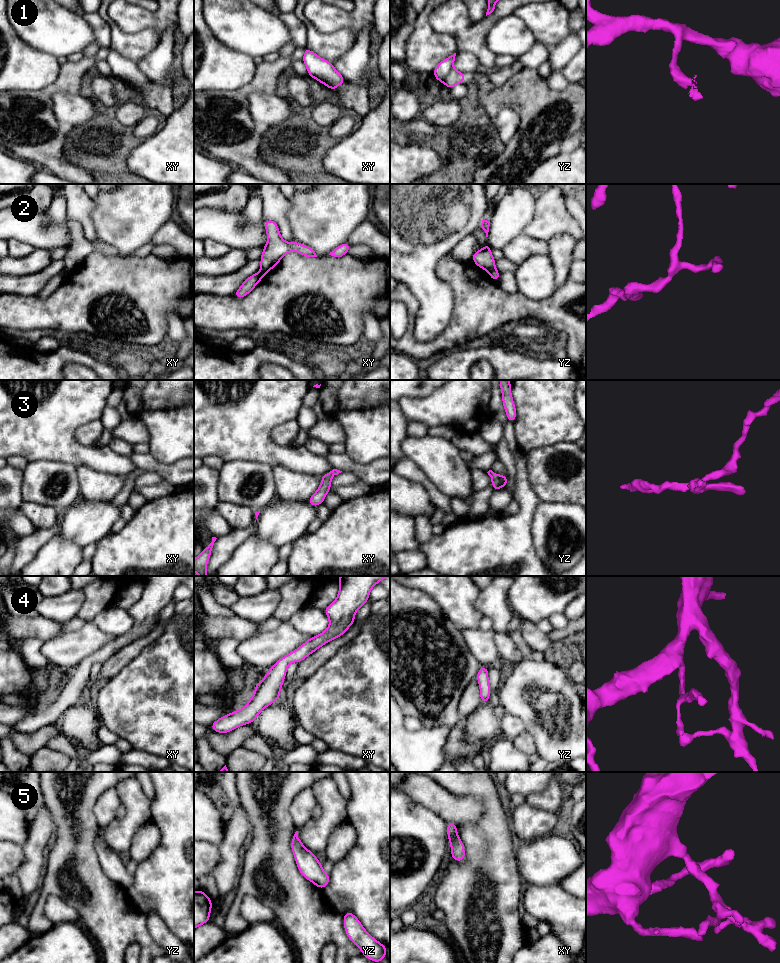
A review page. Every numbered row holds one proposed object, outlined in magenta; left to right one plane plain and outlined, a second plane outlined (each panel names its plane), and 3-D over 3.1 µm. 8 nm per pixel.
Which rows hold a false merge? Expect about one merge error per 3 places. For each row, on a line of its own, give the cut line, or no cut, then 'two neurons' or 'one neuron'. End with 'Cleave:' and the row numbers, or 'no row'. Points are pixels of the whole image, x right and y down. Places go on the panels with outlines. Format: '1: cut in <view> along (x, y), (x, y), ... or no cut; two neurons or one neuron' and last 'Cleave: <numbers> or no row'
1: cut in xy along (315, 77), (326, 80), (335, 86); two neurons
2: cut in yz along (494, 268), (488, 272); two neurons
3: no cut; one neuron
4: no cut; one neuron
5: no cut; one neuron
Cleave: 1, 2

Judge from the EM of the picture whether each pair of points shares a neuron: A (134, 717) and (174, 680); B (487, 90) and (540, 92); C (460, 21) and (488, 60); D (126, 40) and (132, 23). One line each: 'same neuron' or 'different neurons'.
A: same neuron
B: same neuron
C: same neuron
D: different neurons

